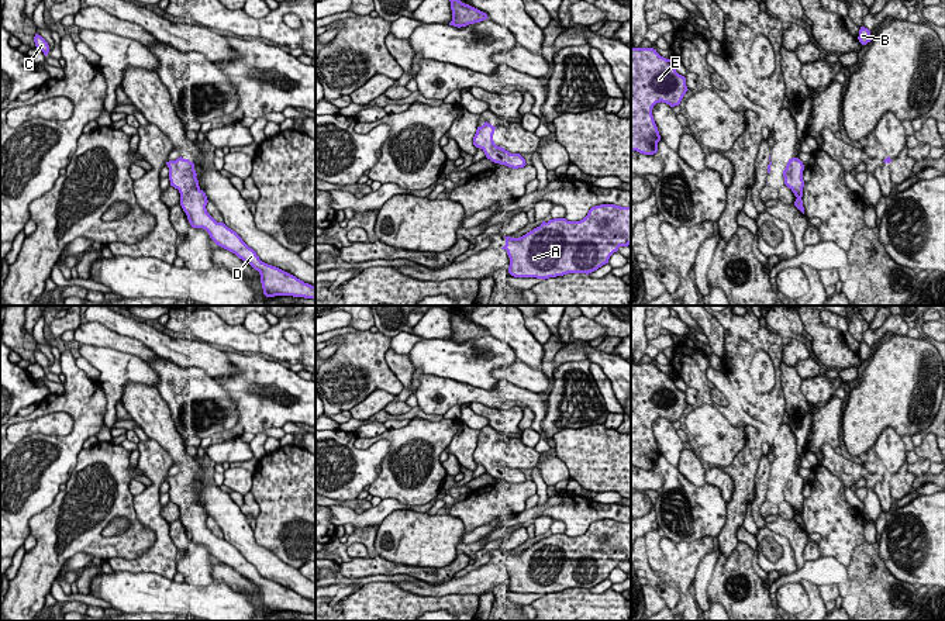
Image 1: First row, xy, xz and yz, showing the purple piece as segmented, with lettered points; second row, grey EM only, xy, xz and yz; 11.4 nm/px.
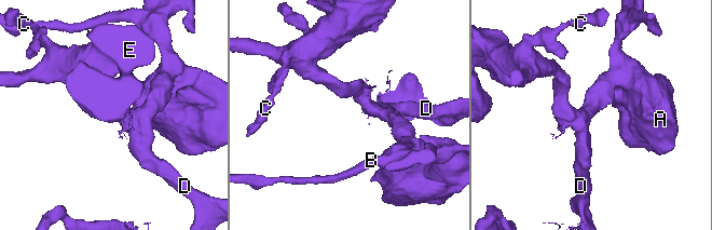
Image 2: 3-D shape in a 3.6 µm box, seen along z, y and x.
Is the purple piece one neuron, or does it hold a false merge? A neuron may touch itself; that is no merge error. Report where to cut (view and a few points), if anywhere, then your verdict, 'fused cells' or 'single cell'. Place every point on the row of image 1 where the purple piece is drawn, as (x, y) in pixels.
no cut; single cell

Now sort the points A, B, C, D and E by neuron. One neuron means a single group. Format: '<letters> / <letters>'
A B C D E

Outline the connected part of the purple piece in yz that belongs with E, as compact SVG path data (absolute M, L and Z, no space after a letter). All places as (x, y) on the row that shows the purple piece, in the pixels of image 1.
M631 46L631 151L644 155L658 152L661 135L652 108L661 101L670 107L679 106L687 90L686 77L676 72L672 59L661 56L653 48Z

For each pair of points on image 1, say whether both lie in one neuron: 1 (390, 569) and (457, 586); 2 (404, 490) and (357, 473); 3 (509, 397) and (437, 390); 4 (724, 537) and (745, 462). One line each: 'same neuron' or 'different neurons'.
1: different neurons
2: different neurons
3: same neuron
4: same neuron

